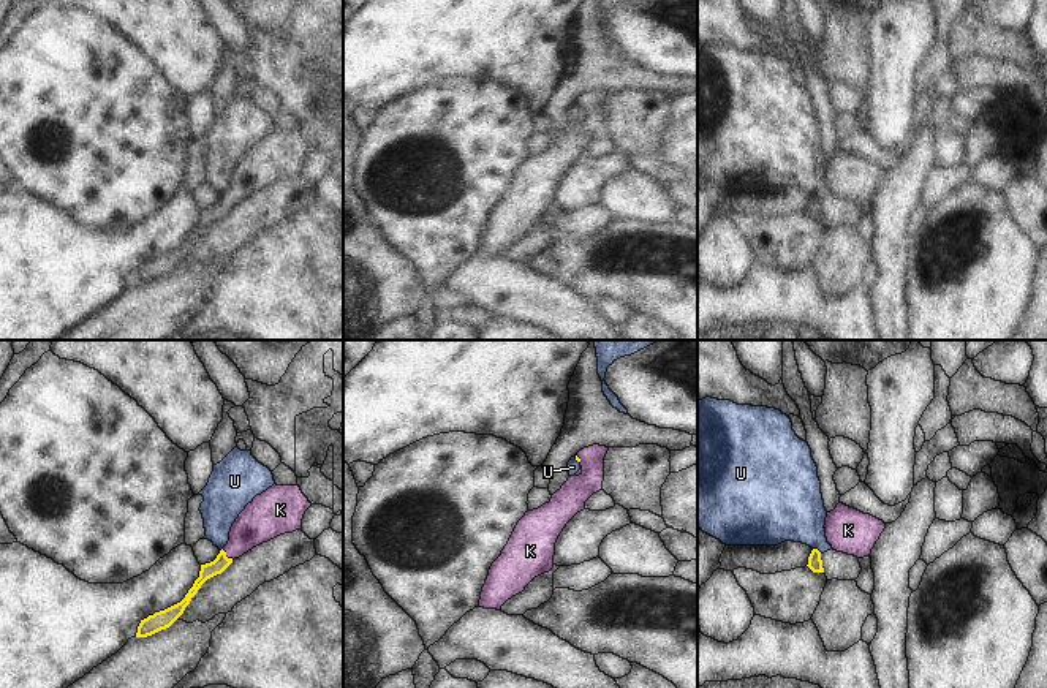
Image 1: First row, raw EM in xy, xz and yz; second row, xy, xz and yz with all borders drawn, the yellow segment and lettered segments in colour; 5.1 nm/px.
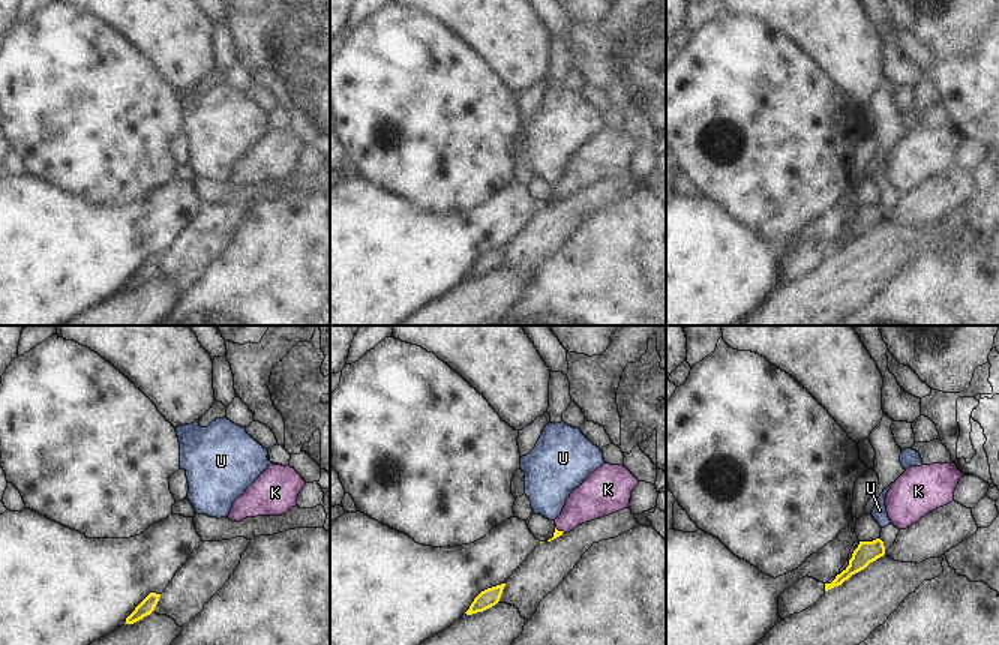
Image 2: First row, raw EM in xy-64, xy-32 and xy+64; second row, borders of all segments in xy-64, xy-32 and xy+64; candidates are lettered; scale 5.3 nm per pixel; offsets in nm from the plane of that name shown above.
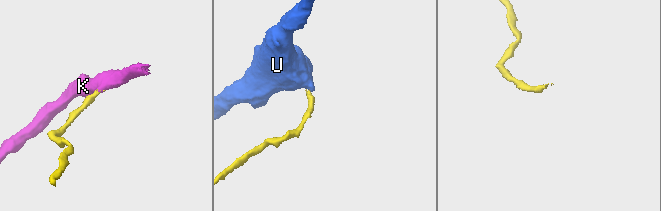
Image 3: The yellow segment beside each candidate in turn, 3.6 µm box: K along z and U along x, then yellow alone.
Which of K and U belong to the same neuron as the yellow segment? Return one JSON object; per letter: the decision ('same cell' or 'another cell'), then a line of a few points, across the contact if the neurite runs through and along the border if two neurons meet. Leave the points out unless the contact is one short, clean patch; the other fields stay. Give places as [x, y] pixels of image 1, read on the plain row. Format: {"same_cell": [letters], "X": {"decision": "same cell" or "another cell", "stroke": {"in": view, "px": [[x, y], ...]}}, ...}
{"same_cell": ["K"], "K": {"decision": "same cell", "stroke": {"in": "xy", "px": [[222, 207], [225, 201], [260, 168]]}}, "U": {"decision": "another cell", "stroke": {"in": "yz", "px": [[813, 193], [821, 198]]}}}

